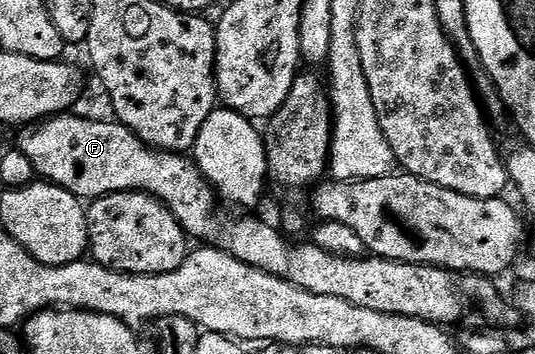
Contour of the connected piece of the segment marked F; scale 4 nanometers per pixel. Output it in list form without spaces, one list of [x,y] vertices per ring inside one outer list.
[[[61,113],[58,116],[49,117],[36,127],[28,126],[21,129],[18,136],[17,151],[26,154],[30,159],[37,175],[54,183],[67,192],[86,202],[91,202],[118,192],[145,192],[150,196],[162,201],[175,220],[182,226],[186,236],[198,239],[199,243],[210,245],[222,250],[242,262],[246,262],[255,268],[261,268],[263,272],[269,272],[288,280],[294,286],[306,290],[310,294],[326,294],[334,298],[342,298],[346,302],[354,302],[354,306],[362,306],[366,310],[378,310],[382,314],[394,314],[395,316],[409,316],[419,320],[427,320],[430,324],[449,326],[456,324],[464,316],[464,300],[477,304],[484,311],[484,316],[489,320],[489,325],[504,326],[500,324],[512,324],[518,317],[515,307],[512,308],[500,297],[500,292],[495,288],[493,281],[487,276],[475,274],[461,274],[450,272],[447,268],[429,268],[419,264],[399,264],[393,260],[379,258],[347,258],[326,254],[316,243],[291,244],[279,227],[271,228],[264,220],[251,220],[251,215],[236,214],[231,216],[229,209],[222,206],[218,199],[215,188],[209,183],[195,161],[183,153],[162,152],[141,142],[141,139],[129,130],[124,124],[116,120],[104,122],[102,120],[84,120],[76,114]]]

